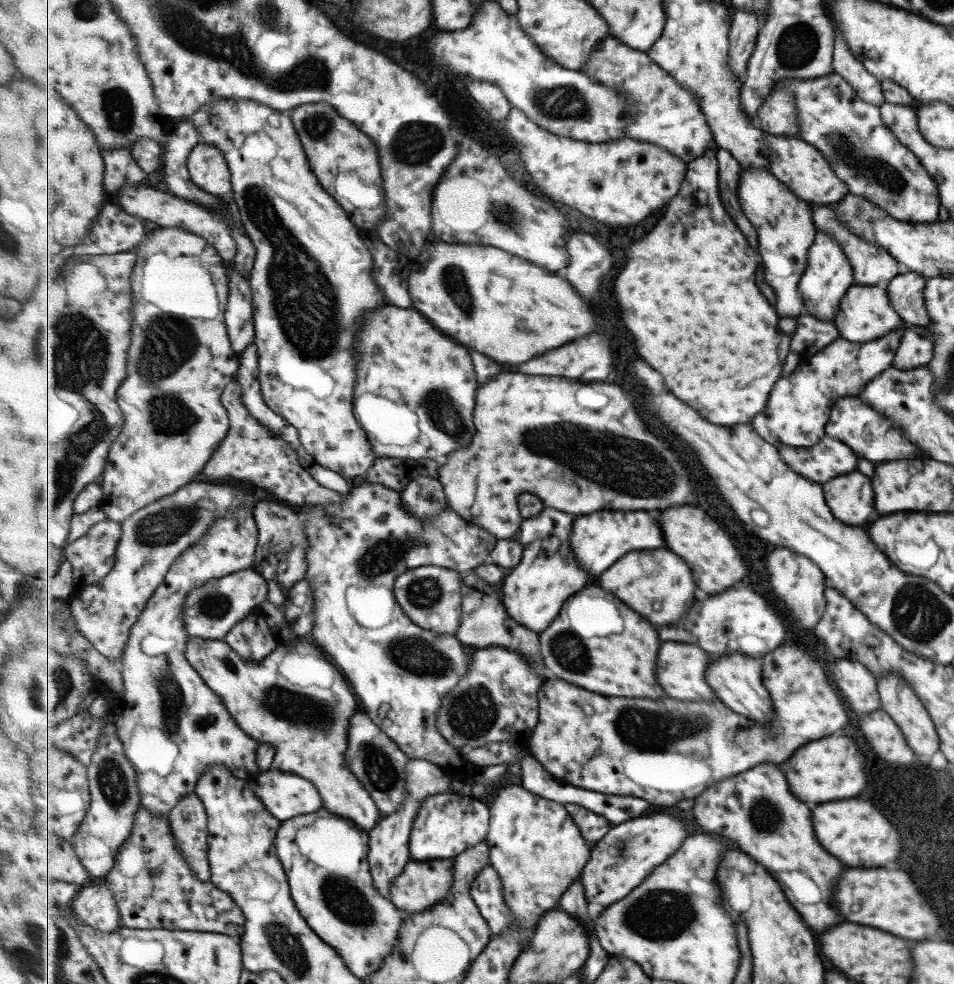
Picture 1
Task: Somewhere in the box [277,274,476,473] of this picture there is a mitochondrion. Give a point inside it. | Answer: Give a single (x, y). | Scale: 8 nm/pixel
(442, 411)

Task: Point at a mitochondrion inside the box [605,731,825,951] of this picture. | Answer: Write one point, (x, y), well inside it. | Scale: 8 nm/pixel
(662, 914)

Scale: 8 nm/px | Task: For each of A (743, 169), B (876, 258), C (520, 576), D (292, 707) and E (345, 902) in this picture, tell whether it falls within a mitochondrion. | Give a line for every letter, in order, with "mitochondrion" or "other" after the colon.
A: other
B: mitochondrion
C: other
D: mitochondrion
E: mitochondrion

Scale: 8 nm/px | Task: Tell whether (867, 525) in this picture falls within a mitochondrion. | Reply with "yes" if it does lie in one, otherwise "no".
no

